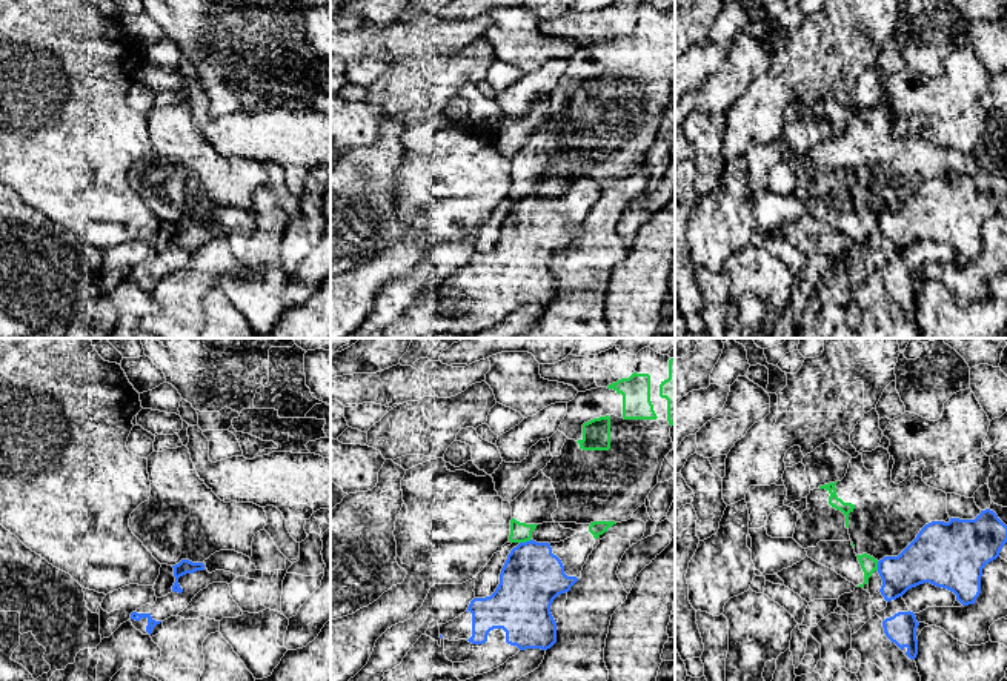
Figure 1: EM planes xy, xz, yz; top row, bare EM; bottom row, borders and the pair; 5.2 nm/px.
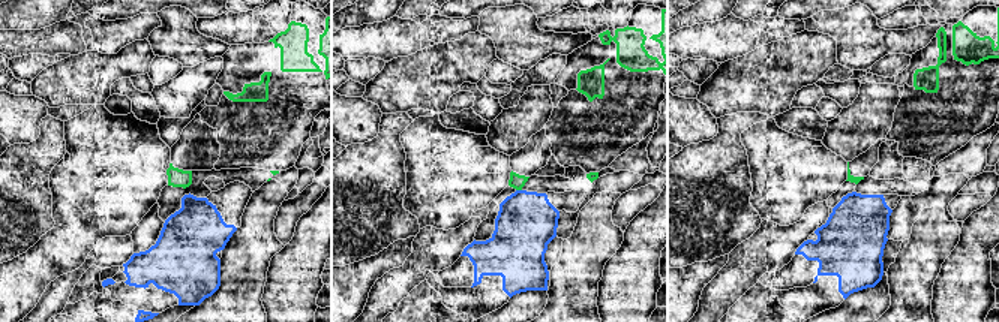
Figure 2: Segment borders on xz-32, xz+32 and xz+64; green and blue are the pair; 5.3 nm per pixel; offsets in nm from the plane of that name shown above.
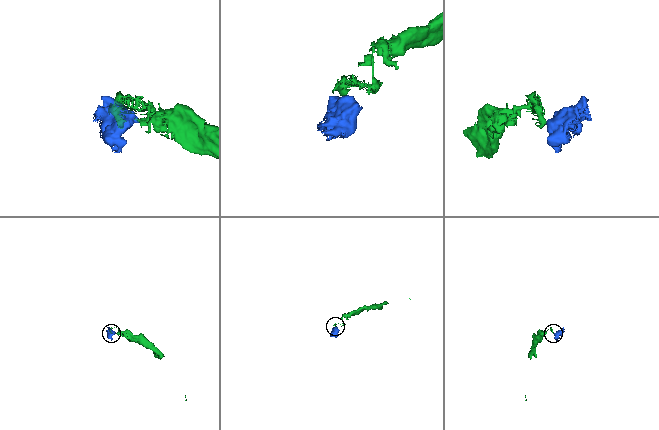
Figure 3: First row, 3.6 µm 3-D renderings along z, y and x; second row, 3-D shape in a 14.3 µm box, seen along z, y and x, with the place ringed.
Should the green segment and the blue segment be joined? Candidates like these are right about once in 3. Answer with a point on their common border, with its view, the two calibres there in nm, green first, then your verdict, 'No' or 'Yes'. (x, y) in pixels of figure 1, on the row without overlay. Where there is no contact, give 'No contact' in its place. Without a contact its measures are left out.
Touches green at xz (525, 197). Thickness 110 nm (green) against 320 nm. No

